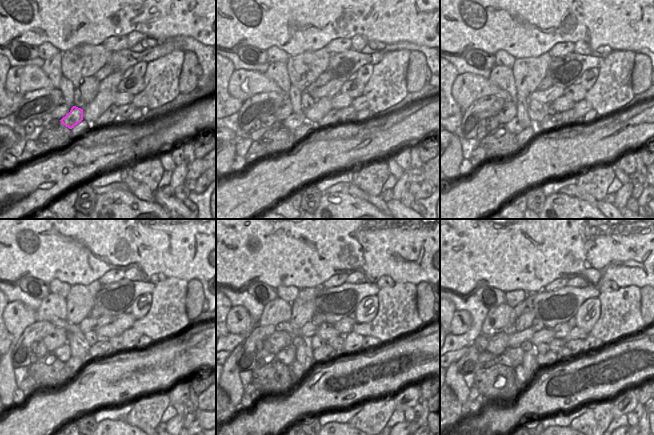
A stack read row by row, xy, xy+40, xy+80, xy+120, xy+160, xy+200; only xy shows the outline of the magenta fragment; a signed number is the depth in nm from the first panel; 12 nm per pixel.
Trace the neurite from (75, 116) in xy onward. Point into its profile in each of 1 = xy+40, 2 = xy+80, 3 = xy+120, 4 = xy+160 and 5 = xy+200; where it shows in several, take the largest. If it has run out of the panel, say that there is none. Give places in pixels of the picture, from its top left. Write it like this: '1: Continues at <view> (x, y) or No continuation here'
1: Continues at xy+40 (294, 121)
2: Continues at xy+80 (514, 126)
3: Continues at xy+120 (63, 353)
4: Continues at xy+160 (287, 355)
5: Continues at xy+200 (503, 359).

